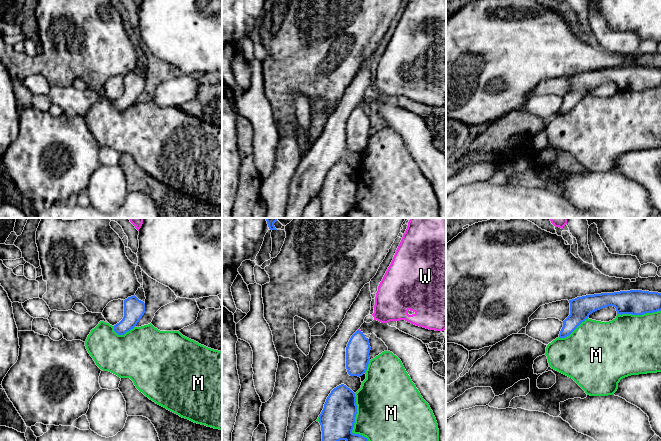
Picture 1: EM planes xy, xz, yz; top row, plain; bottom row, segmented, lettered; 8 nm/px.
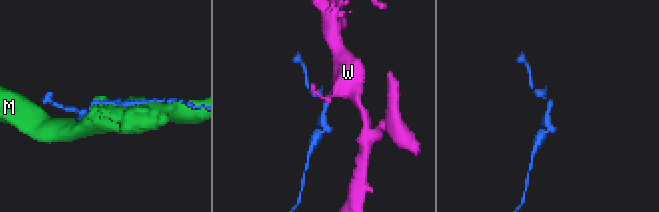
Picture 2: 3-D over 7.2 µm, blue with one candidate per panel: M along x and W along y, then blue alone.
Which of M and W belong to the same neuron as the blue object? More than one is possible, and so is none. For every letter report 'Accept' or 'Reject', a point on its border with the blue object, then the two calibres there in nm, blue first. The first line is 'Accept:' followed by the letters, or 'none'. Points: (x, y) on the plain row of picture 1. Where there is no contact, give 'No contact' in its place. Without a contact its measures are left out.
Accept: W
M: Reject. Touches blue at xz (354, 197). Thickness 280 nm (blue) against 460 nm
W: Accept. Touches blue at xz (358, 106). Thickness 190 nm (blue) against 20 nm

